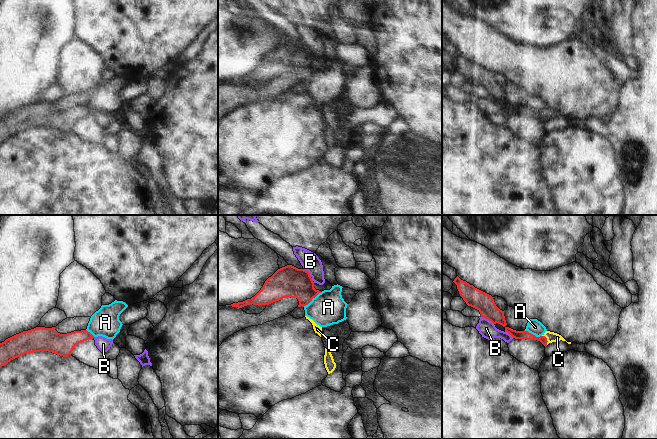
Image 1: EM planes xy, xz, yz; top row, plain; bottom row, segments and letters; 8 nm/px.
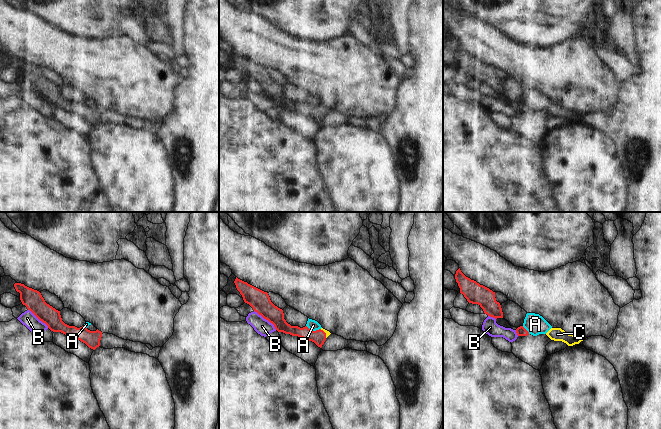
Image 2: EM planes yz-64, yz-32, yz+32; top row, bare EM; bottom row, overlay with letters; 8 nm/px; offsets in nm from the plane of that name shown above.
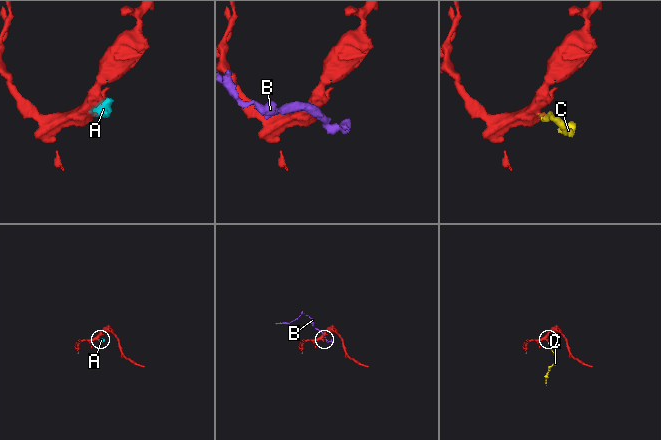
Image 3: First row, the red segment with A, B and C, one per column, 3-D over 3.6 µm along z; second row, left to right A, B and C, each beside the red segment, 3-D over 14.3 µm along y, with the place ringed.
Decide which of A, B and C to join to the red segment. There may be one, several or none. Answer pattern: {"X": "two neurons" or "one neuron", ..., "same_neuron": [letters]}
{"A": "two neurons", "B": "two neurons", "C": "one neuron", "same_neuron": ["C"]}

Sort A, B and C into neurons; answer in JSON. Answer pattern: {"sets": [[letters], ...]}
{"sets": [["A"], ["B"], ["C"]]}

